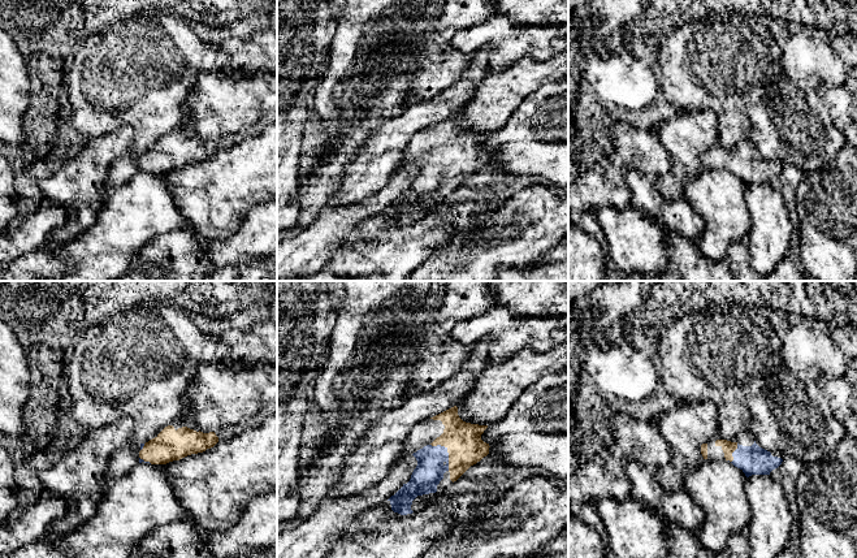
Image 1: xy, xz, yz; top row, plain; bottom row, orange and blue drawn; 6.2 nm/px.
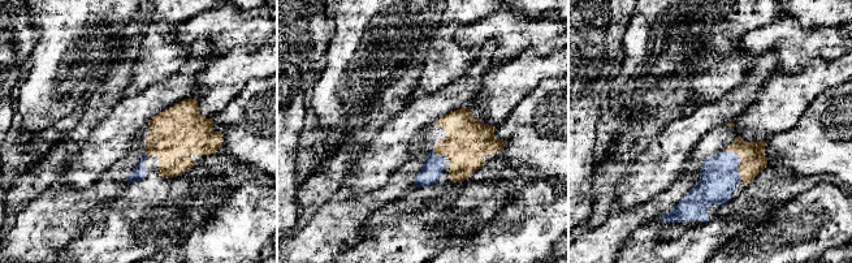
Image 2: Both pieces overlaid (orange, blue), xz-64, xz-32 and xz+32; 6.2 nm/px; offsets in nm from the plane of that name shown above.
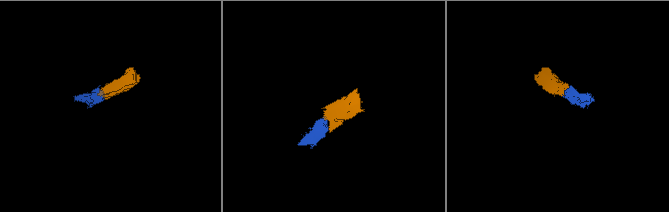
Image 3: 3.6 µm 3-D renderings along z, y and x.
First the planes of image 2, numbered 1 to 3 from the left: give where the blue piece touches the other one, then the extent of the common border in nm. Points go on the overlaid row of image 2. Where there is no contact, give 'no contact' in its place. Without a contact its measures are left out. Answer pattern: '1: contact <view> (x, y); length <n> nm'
1: no contact
2: contact xz-32 (440, 155); length 90 nm
3: contact xz+32 (731, 151); length 120 nm

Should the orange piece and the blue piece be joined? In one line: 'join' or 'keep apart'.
join

